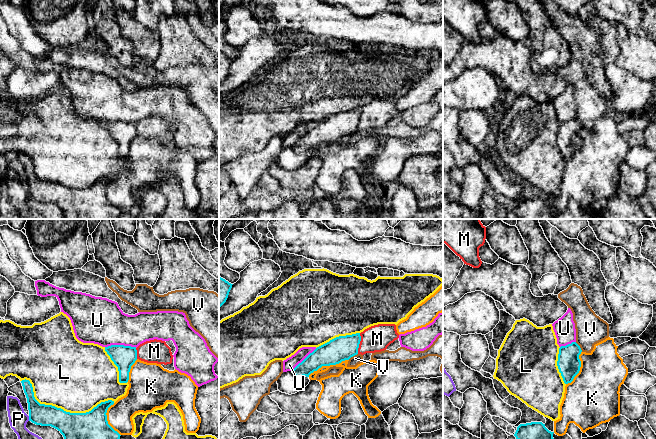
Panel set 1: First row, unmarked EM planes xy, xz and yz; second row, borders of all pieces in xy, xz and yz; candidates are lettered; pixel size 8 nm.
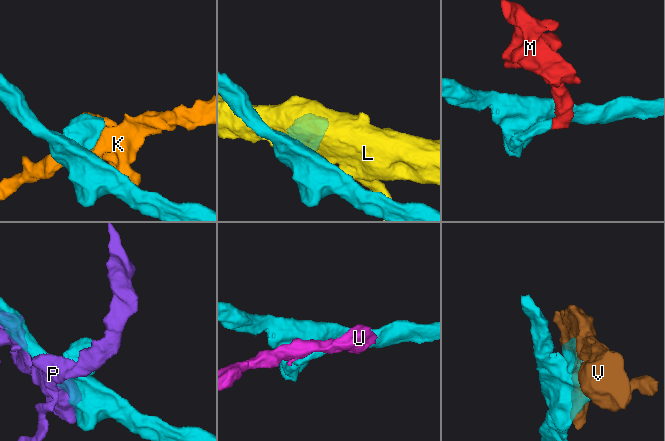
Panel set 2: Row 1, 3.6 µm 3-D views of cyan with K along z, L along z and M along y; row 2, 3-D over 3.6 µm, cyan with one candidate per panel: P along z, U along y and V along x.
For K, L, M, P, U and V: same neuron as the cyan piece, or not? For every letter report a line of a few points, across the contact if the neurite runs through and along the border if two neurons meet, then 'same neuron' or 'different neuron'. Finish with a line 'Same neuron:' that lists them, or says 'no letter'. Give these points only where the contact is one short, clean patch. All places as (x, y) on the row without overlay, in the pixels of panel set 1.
K: different neuron
L: different neuron
M: line xz (360, 109), (357, 129); different neuron
P: different neuron
U: different neuron
V: line yz (575, 118), (582, 127); different neuron
Same neuron: no letter

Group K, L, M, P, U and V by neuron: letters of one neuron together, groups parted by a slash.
K / L / M / P / U / V

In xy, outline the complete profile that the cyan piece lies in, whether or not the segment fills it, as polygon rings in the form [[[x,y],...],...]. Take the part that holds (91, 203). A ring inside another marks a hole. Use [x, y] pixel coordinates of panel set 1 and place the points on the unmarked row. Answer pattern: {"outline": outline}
{"outline": [[[25,155],[21,159],[32,199],[57,205],[65,219],[119,219],[121,211],[108,200],[106,191],[114,177],[101,178],[86,189],[70,189],[52,181],[40,180],[34,173],[30,157]]]}

